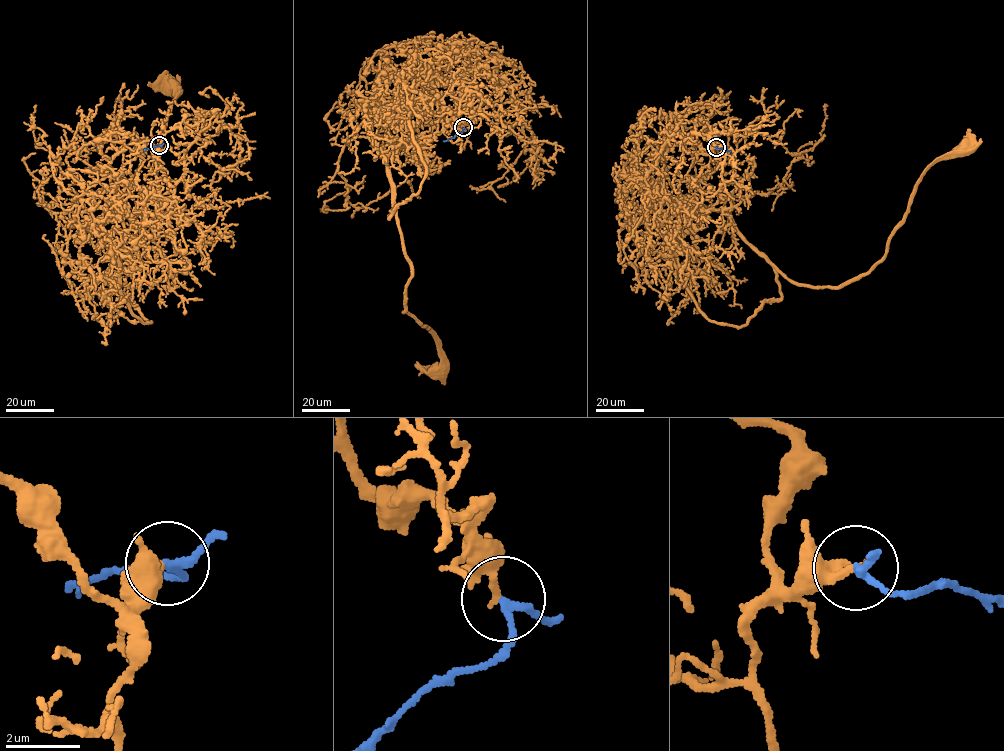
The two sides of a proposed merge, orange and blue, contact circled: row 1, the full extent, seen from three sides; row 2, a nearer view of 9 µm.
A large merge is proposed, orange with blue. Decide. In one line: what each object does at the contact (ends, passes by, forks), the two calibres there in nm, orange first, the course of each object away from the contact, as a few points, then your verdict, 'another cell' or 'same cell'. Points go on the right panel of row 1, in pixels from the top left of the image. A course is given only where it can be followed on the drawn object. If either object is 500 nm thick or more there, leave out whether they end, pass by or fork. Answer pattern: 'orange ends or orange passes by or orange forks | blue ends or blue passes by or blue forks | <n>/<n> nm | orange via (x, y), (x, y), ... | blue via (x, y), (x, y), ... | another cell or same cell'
orange ends | blue passes by | 200/180 nm | orange via (715, 147), (700, 132), (675, 144), (671, 186), (820, 287), (865, 275), (922, 174), (970, 147) | blue via (715, 147), (731, 152) | same cell

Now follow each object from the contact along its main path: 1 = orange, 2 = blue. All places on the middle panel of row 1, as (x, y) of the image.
1: (462, 127), (411, 71), (384, 74), (371, 96), (369, 138), (410, 265), (403, 312), (431, 332), (436, 373)
2: (462, 127), (461, 132), (444, 141)

